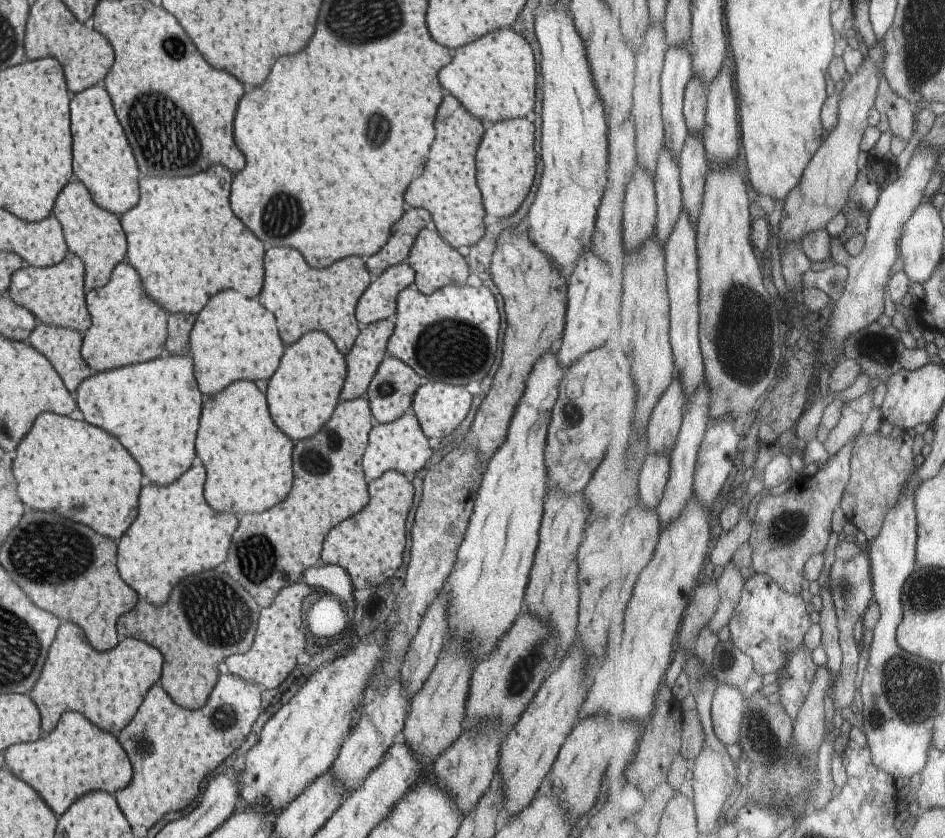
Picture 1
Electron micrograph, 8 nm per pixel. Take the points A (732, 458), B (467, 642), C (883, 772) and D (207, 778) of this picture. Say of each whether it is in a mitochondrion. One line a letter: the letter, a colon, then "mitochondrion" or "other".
A: other
B: other
C: other
D: other

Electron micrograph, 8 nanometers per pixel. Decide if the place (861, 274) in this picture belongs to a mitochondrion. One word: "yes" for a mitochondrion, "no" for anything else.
no

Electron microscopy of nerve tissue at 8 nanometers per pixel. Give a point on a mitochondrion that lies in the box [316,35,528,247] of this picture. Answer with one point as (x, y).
(379, 126)

